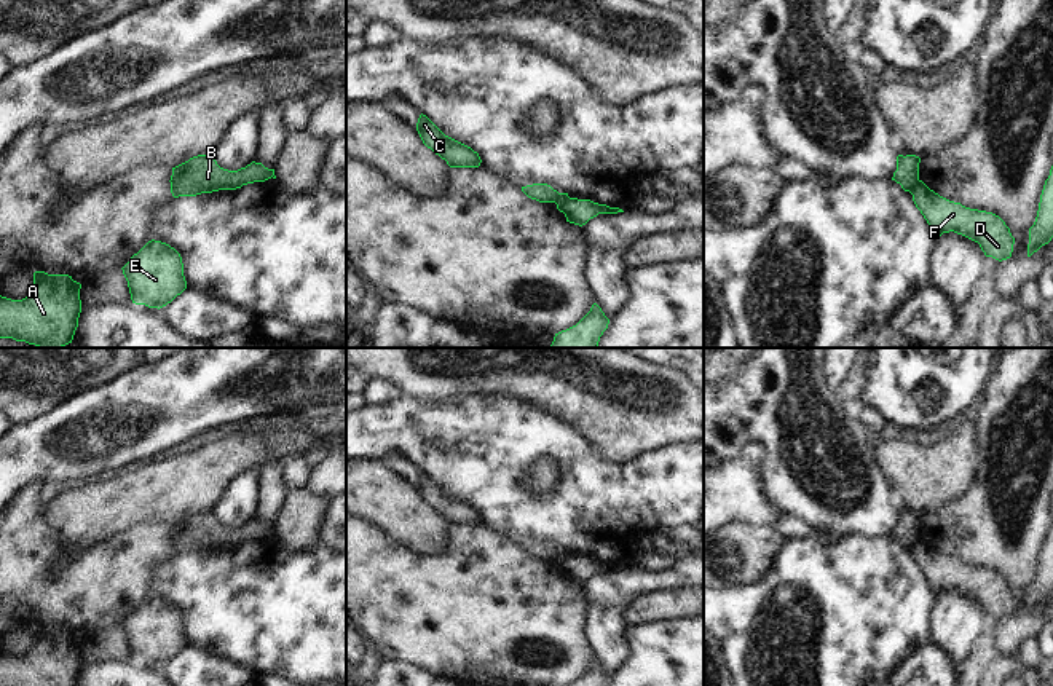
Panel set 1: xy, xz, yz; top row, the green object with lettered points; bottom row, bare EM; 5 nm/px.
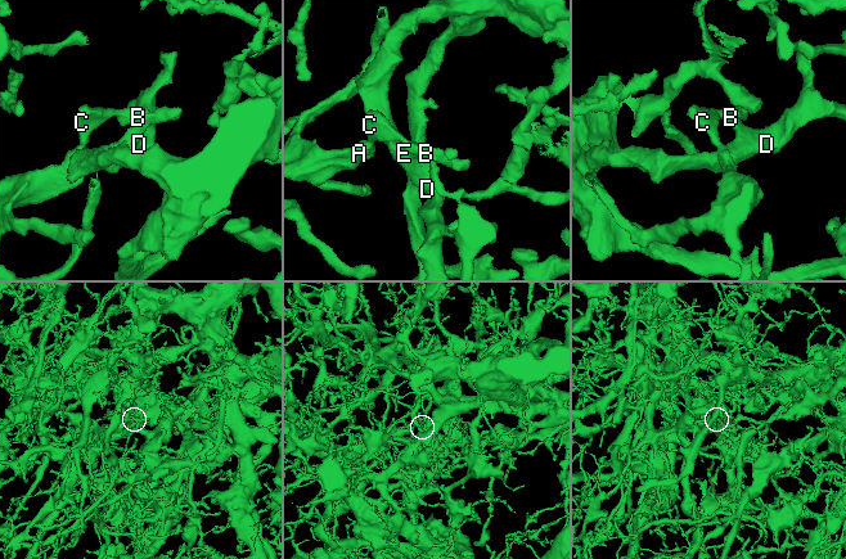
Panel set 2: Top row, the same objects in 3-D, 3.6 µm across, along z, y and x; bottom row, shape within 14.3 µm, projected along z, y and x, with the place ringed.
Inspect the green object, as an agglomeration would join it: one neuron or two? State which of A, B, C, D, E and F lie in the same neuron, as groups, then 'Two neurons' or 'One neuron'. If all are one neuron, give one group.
Groups: A B C / D E F. Two neurons.

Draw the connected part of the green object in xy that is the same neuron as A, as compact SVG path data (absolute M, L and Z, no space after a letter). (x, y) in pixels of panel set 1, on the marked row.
M34 273L34 287L22 300L0 295L0 338L38 348L72 343L81 313L81 284L69 274Z

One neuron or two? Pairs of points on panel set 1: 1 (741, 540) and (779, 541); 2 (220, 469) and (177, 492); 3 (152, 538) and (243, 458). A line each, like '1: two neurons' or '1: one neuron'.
1: one neuron
2: one neuron
3: two neurons

